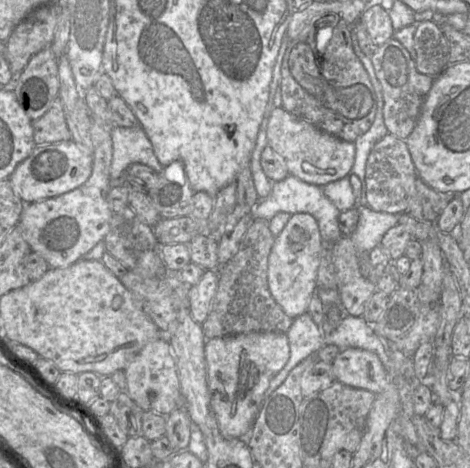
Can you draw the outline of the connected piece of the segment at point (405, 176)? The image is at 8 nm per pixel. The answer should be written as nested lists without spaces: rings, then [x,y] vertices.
[[[388,133],[375,143],[366,162],[366,199],[375,211],[401,214],[406,212],[416,194],[417,170],[406,140]]]

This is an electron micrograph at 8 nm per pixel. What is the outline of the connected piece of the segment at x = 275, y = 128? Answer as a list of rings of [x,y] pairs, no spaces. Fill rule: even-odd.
[[[275,107],[271,112],[267,126],[267,141],[285,162],[289,174],[319,186],[346,176],[355,161],[354,142],[333,136],[311,122],[294,116],[283,107]]]

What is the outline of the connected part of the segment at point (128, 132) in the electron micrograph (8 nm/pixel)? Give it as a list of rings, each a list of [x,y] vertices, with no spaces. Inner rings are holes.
[[[140,125],[134,127],[114,126],[112,138],[113,155],[110,167],[111,179],[124,176],[129,165],[142,163],[160,173],[164,170],[158,161],[152,143]]]

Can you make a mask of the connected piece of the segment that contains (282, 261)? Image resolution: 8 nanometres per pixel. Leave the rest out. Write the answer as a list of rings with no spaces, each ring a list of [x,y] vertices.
[[[297,212],[291,215],[283,230],[275,237],[268,258],[268,286],[273,298],[291,318],[307,312],[317,289],[317,272],[323,253],[323,240],[313,215]]]

